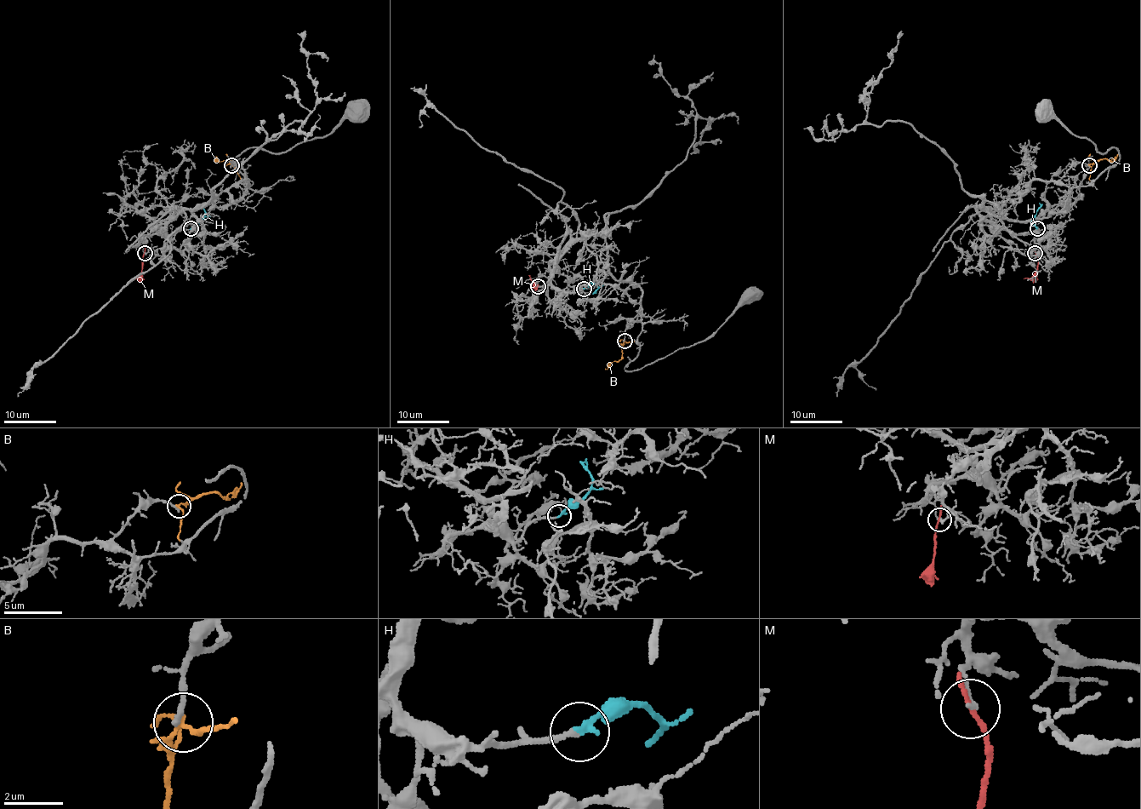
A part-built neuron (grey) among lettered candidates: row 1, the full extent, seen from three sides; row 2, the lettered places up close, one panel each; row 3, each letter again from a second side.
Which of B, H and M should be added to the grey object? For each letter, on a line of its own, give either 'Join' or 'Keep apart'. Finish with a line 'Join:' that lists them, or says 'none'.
B: Keep apart
H: Join
M: Keep apart
Join: H

